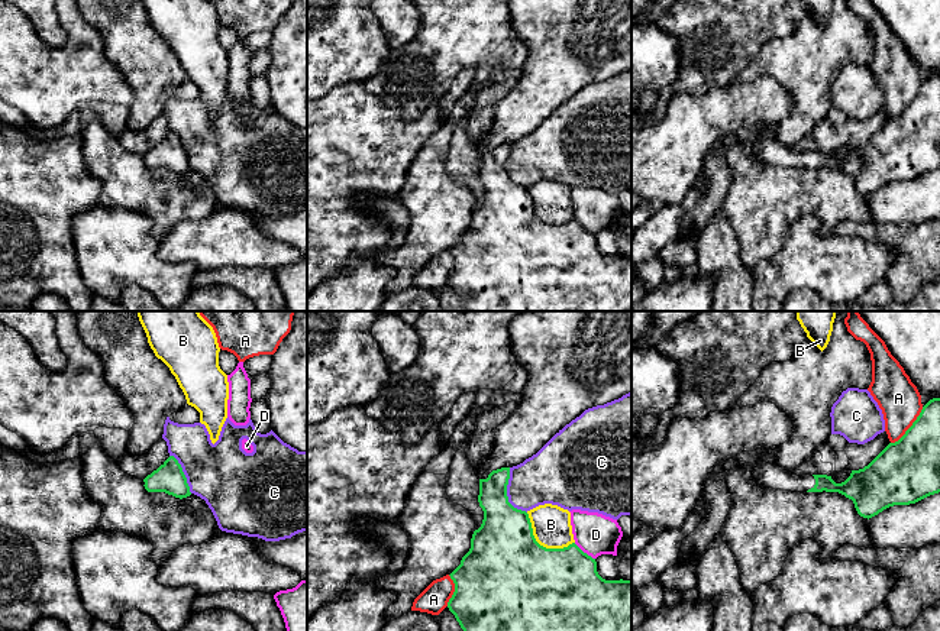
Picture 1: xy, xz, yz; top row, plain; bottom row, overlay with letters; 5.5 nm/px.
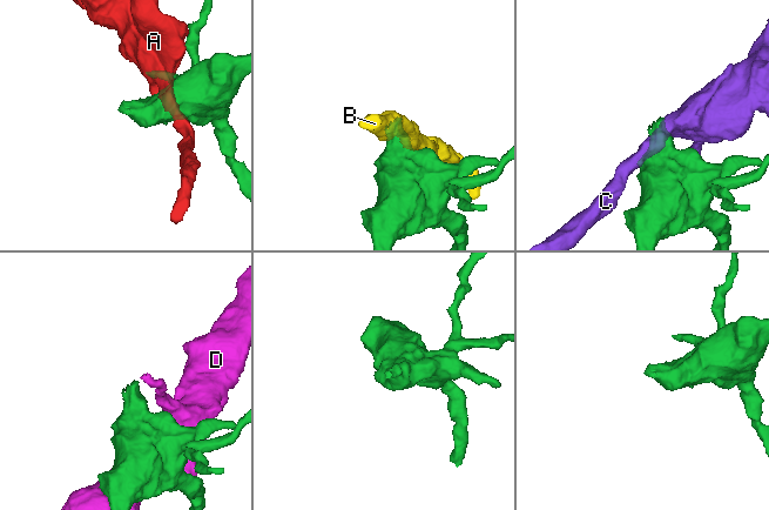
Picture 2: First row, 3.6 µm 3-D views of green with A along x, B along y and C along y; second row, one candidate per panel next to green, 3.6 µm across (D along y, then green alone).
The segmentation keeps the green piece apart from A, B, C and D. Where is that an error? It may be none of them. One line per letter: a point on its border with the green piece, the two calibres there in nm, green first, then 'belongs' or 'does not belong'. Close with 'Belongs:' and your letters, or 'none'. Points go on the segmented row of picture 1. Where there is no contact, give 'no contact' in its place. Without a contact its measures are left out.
A: yz (910, 427) | 360/240 nm | does not belong
B: xz (542, 546) | 500/220 nm | does not belong
C: xz (506, 494) | 300/280 nm | does not belong
D: xz (582, 552) | 460/240 nm | does not belong
Belongs: none

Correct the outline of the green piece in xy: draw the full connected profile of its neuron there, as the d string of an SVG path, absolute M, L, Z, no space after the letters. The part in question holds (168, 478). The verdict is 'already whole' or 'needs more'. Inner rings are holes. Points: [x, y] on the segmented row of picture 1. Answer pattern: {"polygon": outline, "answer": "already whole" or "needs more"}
{"polygon": "M169 456L143 482L148 492L165 492L180 499L191 495L182 467L174 456Z", "answer": "already whole"}

